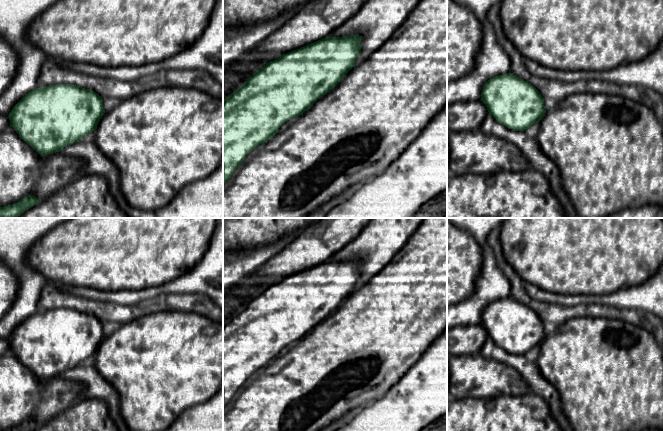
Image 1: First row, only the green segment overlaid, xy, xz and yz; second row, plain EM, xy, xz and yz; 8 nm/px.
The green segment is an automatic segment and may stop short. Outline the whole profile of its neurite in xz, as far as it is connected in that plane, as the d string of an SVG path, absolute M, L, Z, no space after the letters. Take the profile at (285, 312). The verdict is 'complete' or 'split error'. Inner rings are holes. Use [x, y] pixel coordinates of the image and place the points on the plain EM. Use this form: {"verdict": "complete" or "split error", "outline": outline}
{"verdict": "complete", "outline": "M362 260L325 261L283 278L253 297L223 325L223 409L246 380L270 364L286 345L307 335L334 312L361 279Z"}

